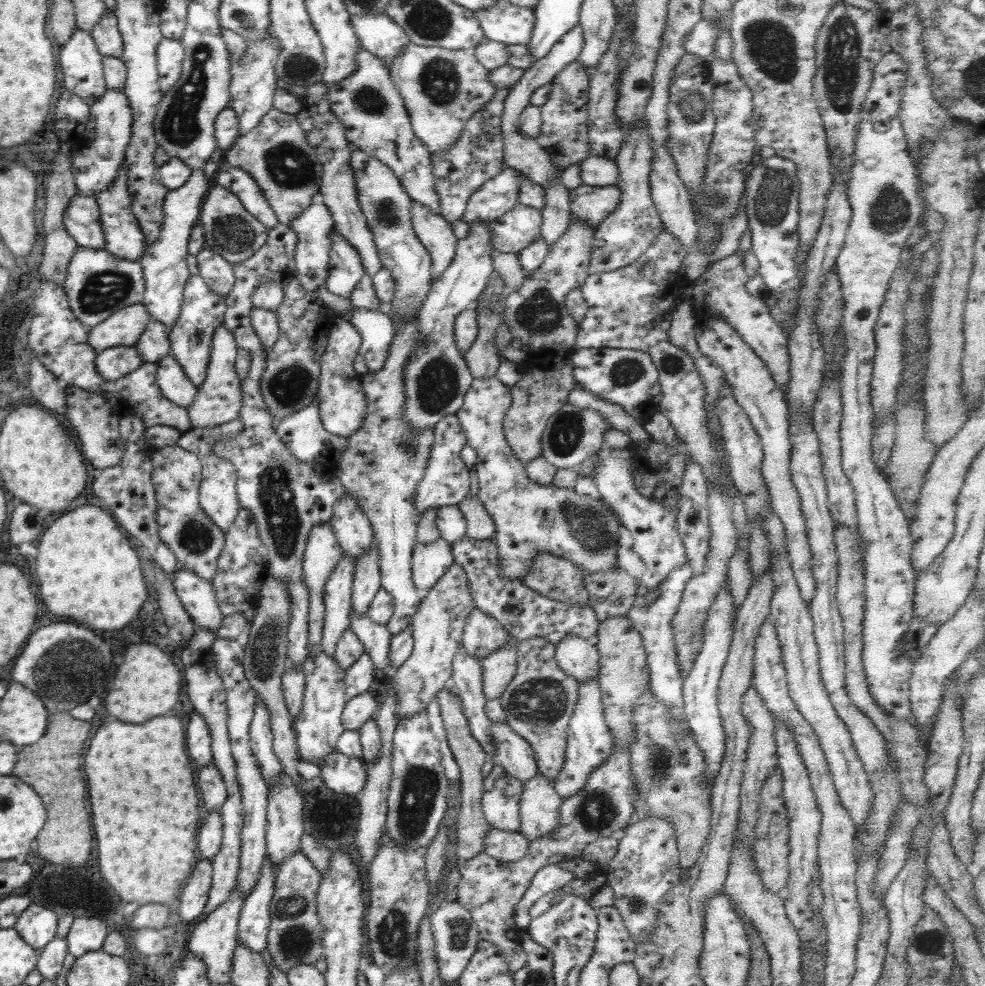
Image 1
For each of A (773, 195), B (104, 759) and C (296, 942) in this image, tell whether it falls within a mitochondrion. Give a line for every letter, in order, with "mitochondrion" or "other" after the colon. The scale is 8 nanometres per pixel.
A: mitochondrion
B: other
C: mitochondrion

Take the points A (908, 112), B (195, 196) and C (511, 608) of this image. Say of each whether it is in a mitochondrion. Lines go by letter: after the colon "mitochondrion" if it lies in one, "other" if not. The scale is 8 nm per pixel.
A: other
B: other
C: other

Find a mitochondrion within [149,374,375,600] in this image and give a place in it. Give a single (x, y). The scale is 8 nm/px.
(276, 496)

